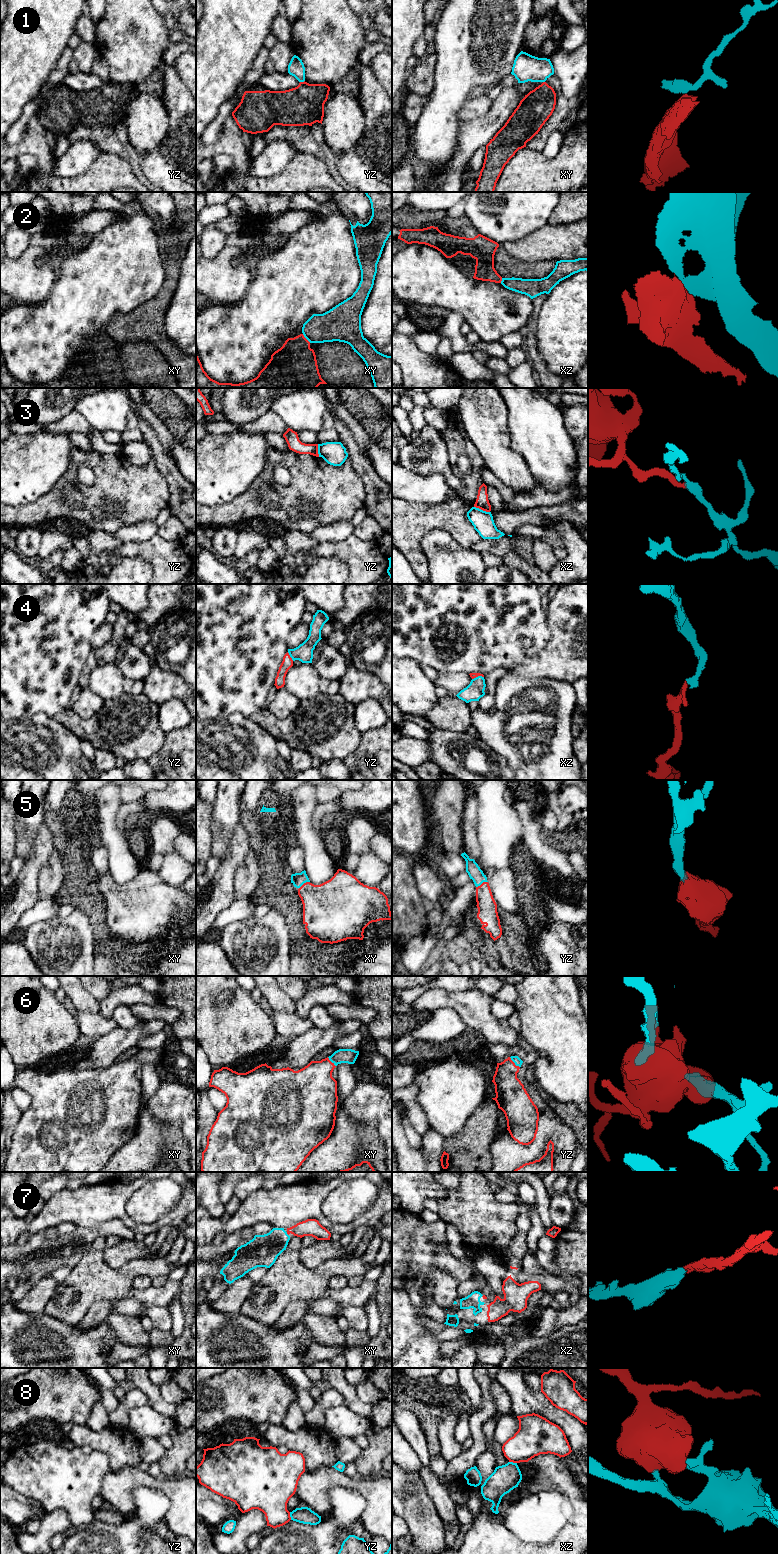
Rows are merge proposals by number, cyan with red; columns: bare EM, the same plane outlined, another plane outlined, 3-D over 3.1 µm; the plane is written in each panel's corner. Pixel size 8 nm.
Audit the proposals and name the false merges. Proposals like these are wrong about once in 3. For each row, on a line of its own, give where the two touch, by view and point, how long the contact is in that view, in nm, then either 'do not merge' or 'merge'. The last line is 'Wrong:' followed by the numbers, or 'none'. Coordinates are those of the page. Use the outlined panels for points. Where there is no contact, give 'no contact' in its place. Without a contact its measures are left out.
1: contact yz (302, 81); length 40 nm; do not merge
2: contact xy (306, 338); length 100 nm; do not merge
3: contact xz (482, 510); length 140 nm; do not merge
4: contact yz (290, 656); length 90 nm; merge
5: contact yz (481, 883); length 110 nm; merge
6: contact yz (514, 1062); length 120 nm; merge
7: contact xy (287, 1234); length 40 nm; merge
8: contact yz (290, 1516); length 70 nm; do not merge
Wrong: 1, 2, 3, 8

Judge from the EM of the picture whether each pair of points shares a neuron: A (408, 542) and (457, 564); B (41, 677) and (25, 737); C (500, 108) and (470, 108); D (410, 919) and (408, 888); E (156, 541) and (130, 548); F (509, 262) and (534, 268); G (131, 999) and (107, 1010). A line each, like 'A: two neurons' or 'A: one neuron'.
A: two neurons
B: two neurons
C: two neurons
D: one neuron
E: one neuron
F: one neuron
G: one neuron

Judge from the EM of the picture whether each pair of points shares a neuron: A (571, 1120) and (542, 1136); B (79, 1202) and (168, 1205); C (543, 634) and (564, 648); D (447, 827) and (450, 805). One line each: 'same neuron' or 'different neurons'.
A: different neurons
B: different neurons
C: different neurons
D: same neuron

